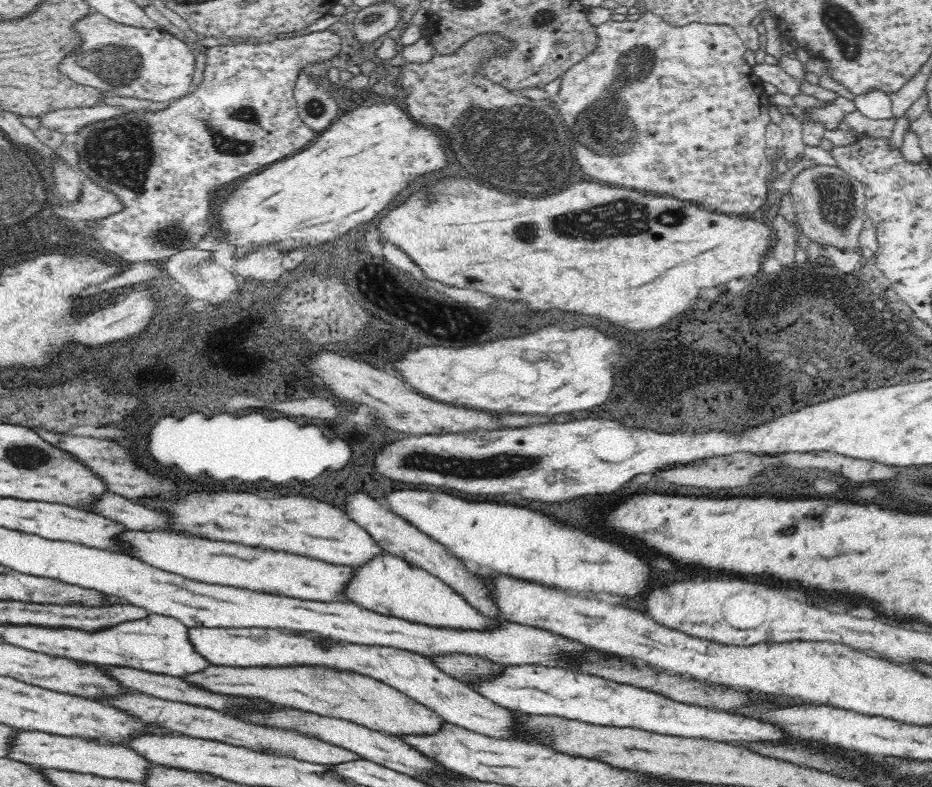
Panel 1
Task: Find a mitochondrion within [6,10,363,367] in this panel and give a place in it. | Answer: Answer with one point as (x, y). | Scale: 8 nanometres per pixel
(121, 153)

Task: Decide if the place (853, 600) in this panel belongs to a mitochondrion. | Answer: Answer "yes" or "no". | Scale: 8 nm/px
no

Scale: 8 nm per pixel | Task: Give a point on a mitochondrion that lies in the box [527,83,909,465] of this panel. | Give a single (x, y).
(836, 197)

